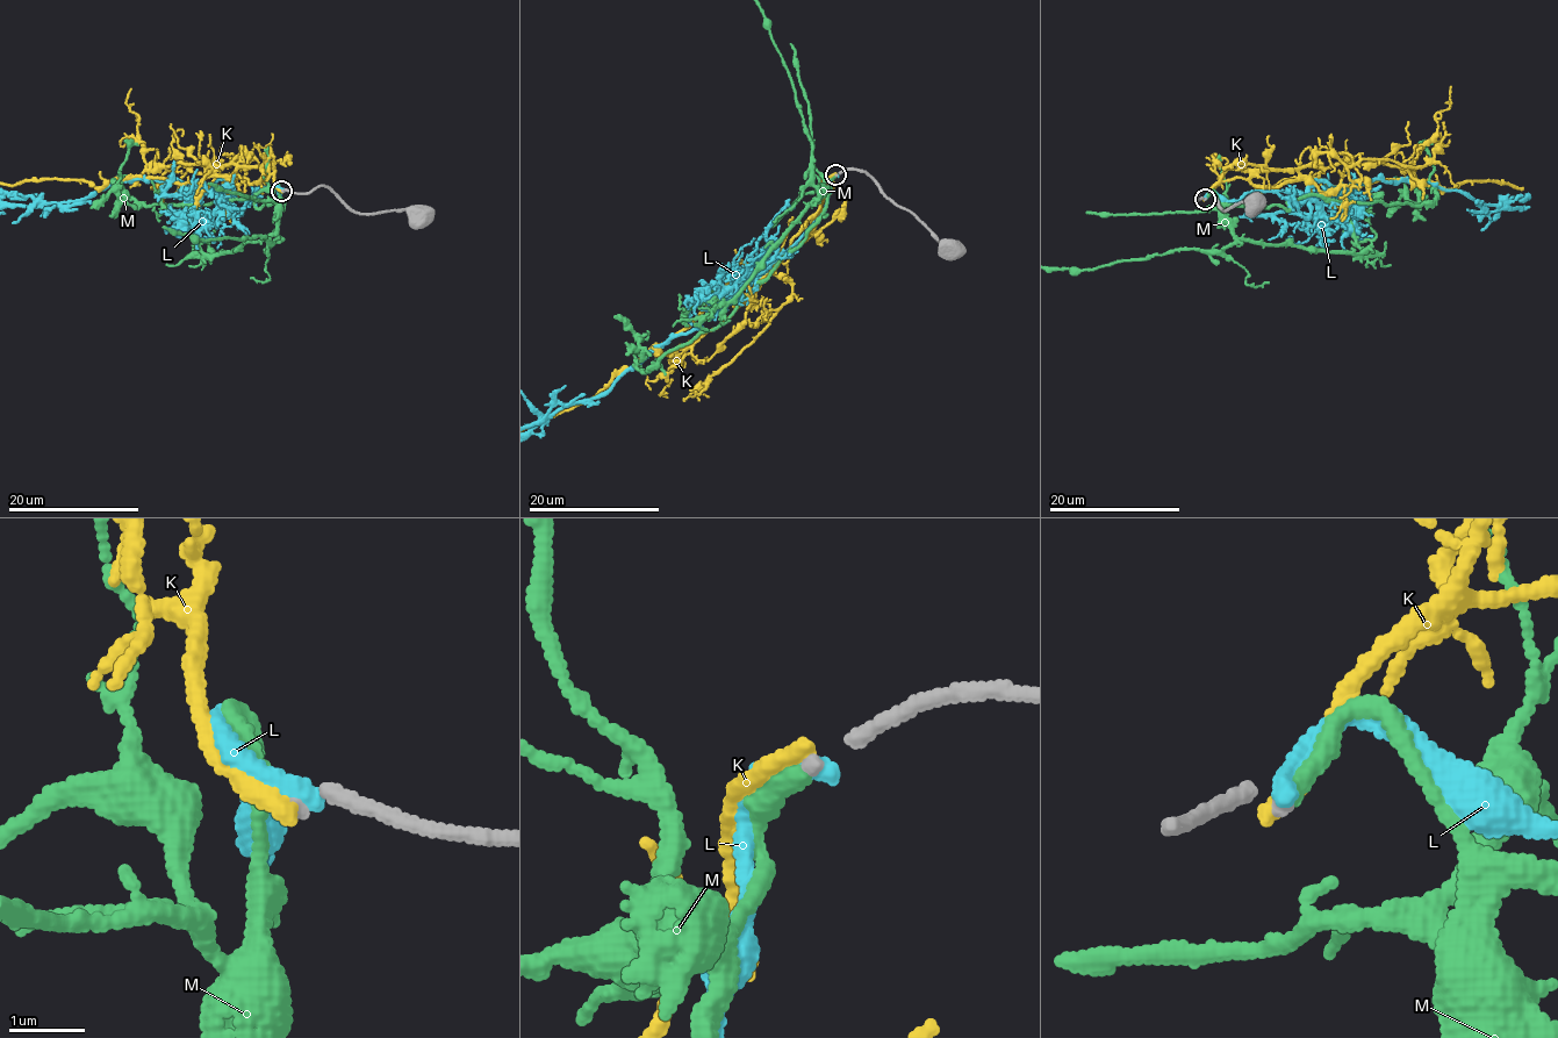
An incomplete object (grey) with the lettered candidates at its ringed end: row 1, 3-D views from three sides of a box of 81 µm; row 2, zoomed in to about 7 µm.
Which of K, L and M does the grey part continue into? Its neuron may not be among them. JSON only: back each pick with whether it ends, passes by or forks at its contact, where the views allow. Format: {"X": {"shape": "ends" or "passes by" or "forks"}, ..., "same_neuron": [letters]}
{"M": {"shape": "ends"}, "same_neuron": ["M"]}

